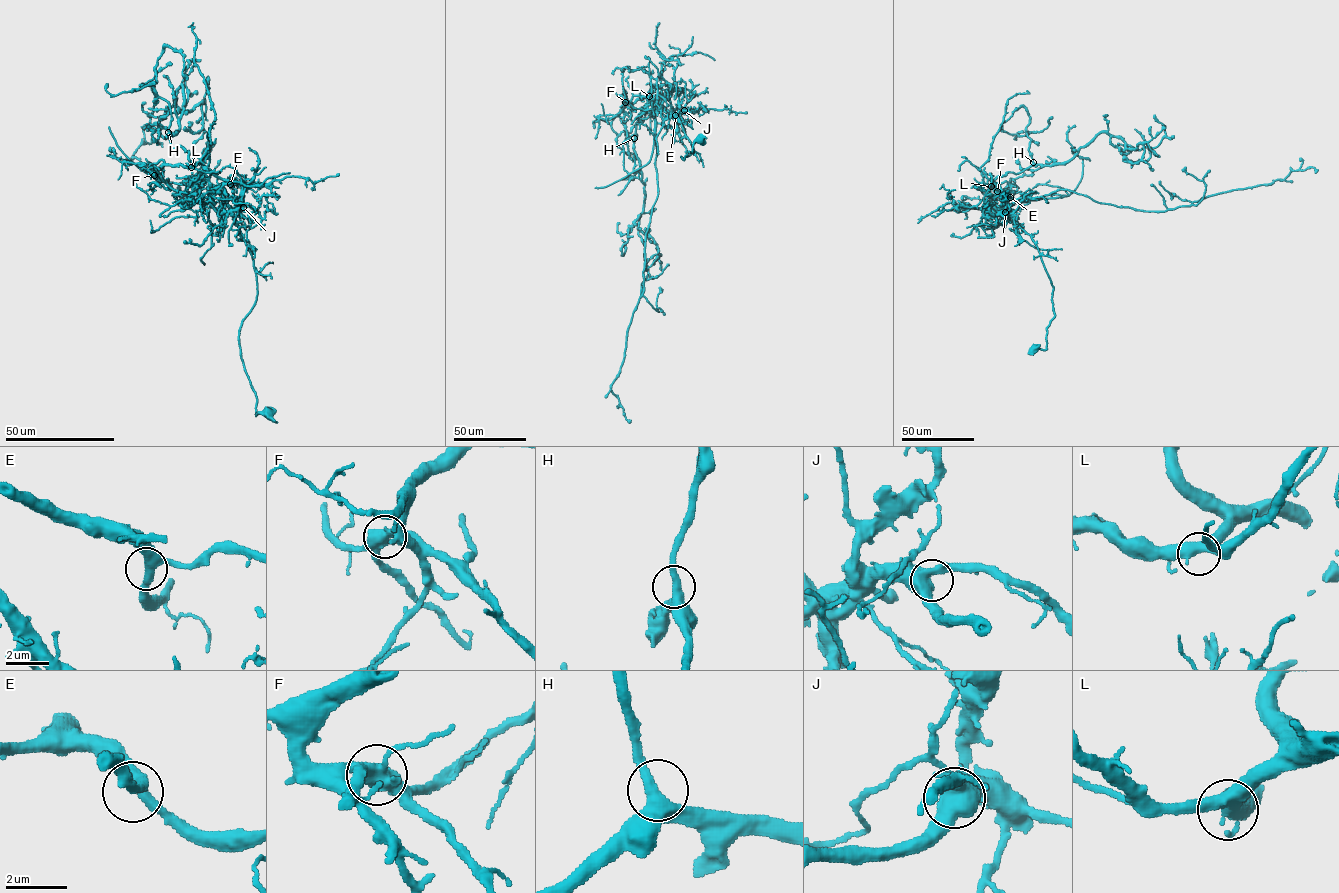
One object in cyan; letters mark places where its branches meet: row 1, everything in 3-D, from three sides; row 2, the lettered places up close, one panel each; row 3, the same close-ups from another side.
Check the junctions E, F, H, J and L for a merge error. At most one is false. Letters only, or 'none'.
F

